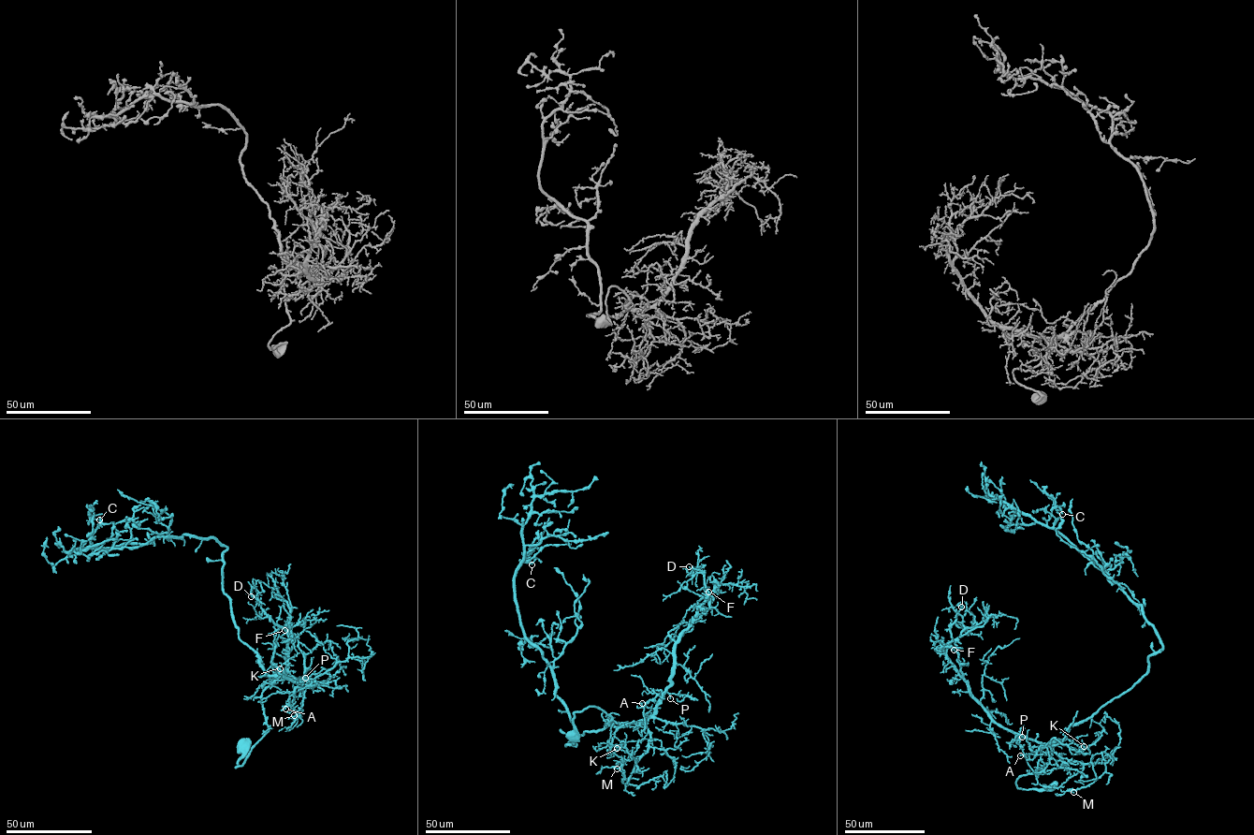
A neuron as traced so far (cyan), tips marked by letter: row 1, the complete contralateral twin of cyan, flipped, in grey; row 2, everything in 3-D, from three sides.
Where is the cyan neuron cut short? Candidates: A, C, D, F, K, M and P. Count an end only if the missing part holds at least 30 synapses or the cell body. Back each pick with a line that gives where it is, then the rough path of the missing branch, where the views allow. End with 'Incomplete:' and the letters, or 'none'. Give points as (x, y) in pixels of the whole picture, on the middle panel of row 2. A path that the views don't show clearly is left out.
Incomplete: none

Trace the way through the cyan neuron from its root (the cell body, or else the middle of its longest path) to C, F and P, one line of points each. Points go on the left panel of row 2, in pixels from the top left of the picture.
C: (243, 746), (236, 768), (280, 676), (240, 640), (226, 546), (96, 549), (99, 520)
F: (243, 746), (236, 768), (269, 729), (262, 691), (278, 677), (298, 681), (284, 674), (293, 641), (284, 630)
P: (243, 746), (236, 768), (243, 764), (269, 729), (261, 702), (262, 691), (278, 677), (297, 681), (305, 678)

